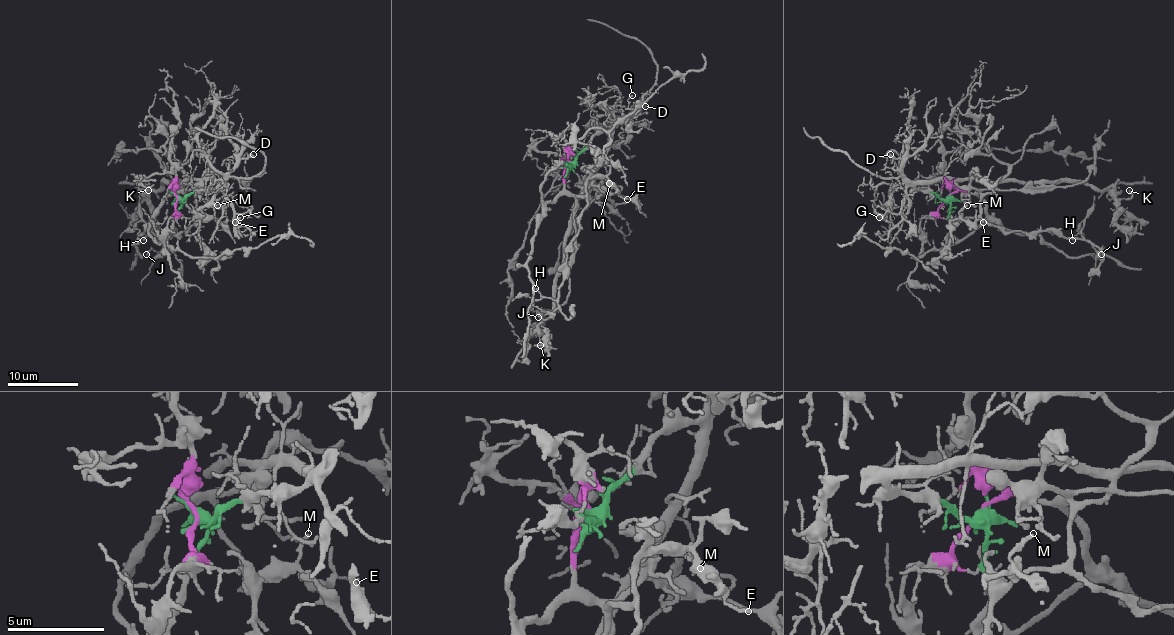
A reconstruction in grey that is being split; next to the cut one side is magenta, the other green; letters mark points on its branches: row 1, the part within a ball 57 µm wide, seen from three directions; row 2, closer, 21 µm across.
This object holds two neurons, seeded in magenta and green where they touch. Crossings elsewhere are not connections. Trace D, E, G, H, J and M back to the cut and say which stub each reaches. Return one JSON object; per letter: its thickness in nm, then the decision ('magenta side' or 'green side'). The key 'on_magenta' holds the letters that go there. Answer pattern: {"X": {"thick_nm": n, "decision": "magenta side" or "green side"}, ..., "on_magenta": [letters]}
{"D": {"thick_nm": 140, "decision": "green side"}, "E": {"thick_nm": 140, "decision": "magenta side"}, "G": {"thick_nm": 90, "decision": "green side"}, "H": {"thick_nm": 150, "decision": "magenta side"}, "J": {"thick_nm": 90, "decision": "magenta side"}, "M": {"thick_nm": 160, "decision": "magenta side"}, "on_magenta": ["E", "H", "J", "M"]}

